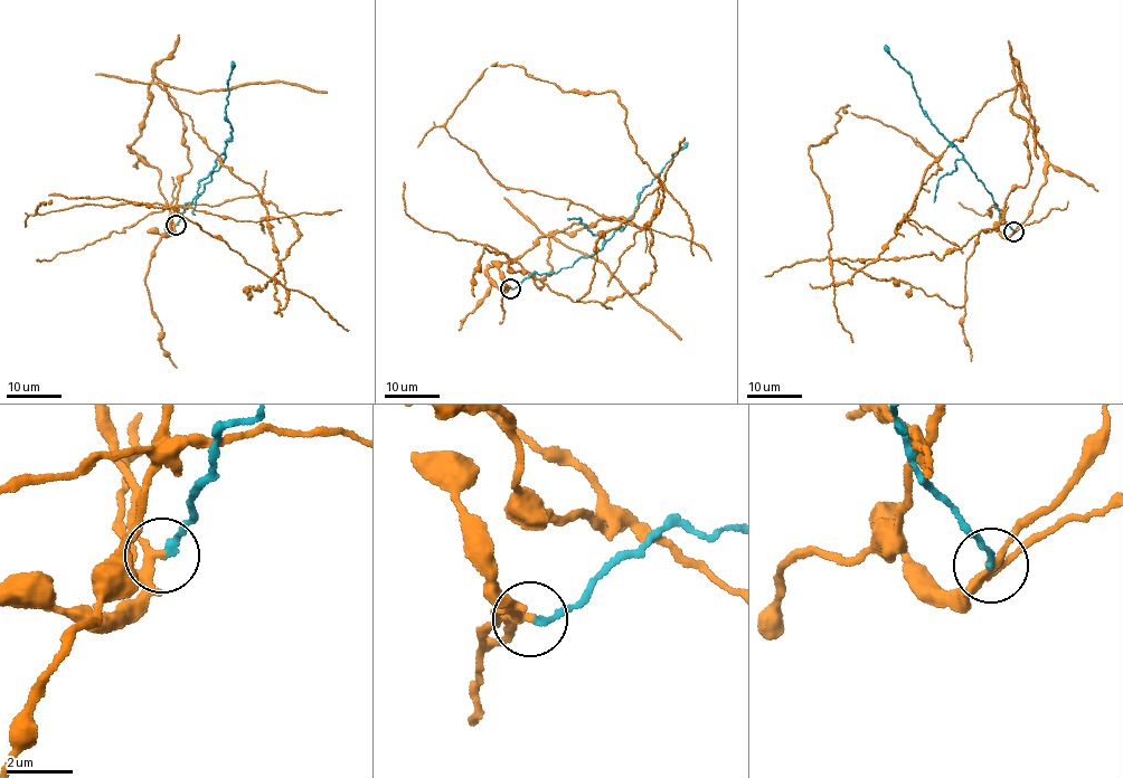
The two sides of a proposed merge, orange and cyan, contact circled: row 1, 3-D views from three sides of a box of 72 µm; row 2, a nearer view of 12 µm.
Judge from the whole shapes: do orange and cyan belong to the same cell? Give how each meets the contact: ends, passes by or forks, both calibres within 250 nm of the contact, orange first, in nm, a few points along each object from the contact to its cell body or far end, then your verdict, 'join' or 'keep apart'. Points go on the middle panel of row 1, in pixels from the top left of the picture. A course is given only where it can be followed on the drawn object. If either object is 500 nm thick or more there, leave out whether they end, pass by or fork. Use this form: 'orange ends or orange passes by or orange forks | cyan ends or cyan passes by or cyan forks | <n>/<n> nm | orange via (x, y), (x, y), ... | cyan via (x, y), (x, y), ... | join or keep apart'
orange forks | cyan ends | 190/170 nm | orange via (510, 287), (487, 271), (575, 223), (643, 229), (660, 183), (615, 93), (493, 66) | cyan via (510, 287), (532, 273), (555, 273), (596, 252), (626, 224), (640, 195), (686, 142) | keep apart

